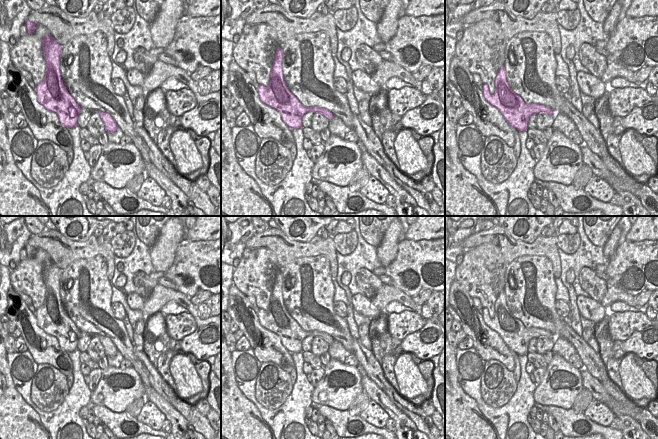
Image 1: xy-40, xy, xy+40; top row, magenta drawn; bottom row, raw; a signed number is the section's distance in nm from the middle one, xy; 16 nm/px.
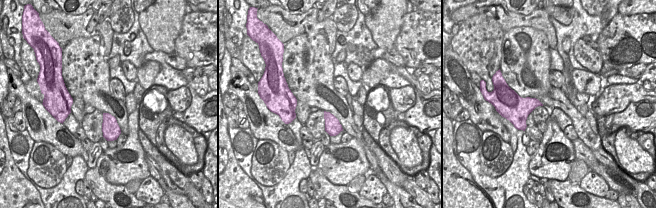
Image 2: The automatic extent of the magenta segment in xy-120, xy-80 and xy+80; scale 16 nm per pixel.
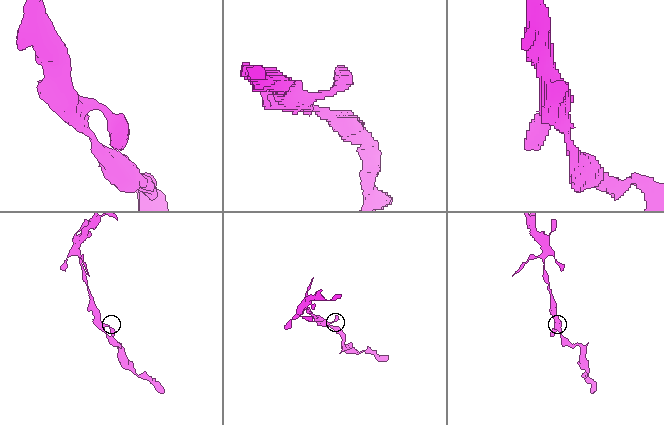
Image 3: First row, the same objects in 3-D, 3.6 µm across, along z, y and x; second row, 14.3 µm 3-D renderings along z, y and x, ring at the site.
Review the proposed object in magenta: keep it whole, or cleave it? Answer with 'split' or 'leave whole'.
leave whole

